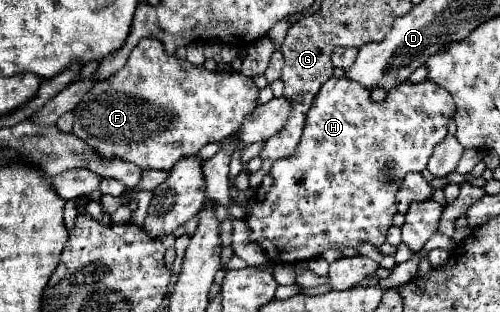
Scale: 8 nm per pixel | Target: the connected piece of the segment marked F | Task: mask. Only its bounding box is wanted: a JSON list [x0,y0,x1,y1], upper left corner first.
[73,38,259,170]

